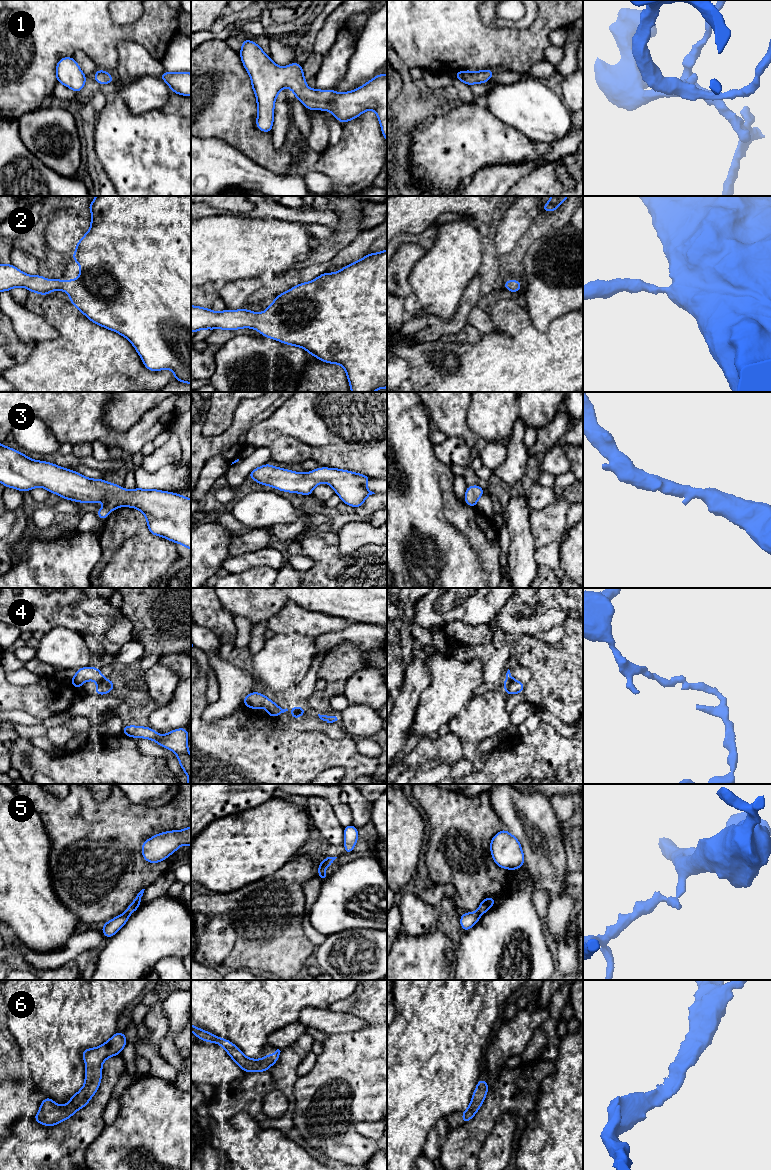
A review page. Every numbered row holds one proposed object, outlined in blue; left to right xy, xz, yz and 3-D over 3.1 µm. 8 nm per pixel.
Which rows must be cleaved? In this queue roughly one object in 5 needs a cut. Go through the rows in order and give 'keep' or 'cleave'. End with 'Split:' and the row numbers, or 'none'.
1: keep
2: keep
3: keep
4: cleave
5: cleave
6: keep
Split: 4, 5

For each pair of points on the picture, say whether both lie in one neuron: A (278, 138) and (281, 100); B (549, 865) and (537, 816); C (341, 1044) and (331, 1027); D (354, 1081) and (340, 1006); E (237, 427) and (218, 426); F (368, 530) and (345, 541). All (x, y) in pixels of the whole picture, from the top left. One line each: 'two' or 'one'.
A: one
B: one
C: two
D: two
E: two
F: one

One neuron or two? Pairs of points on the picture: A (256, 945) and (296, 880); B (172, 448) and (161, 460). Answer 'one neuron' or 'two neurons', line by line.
A: one neuron
B: one neuron

